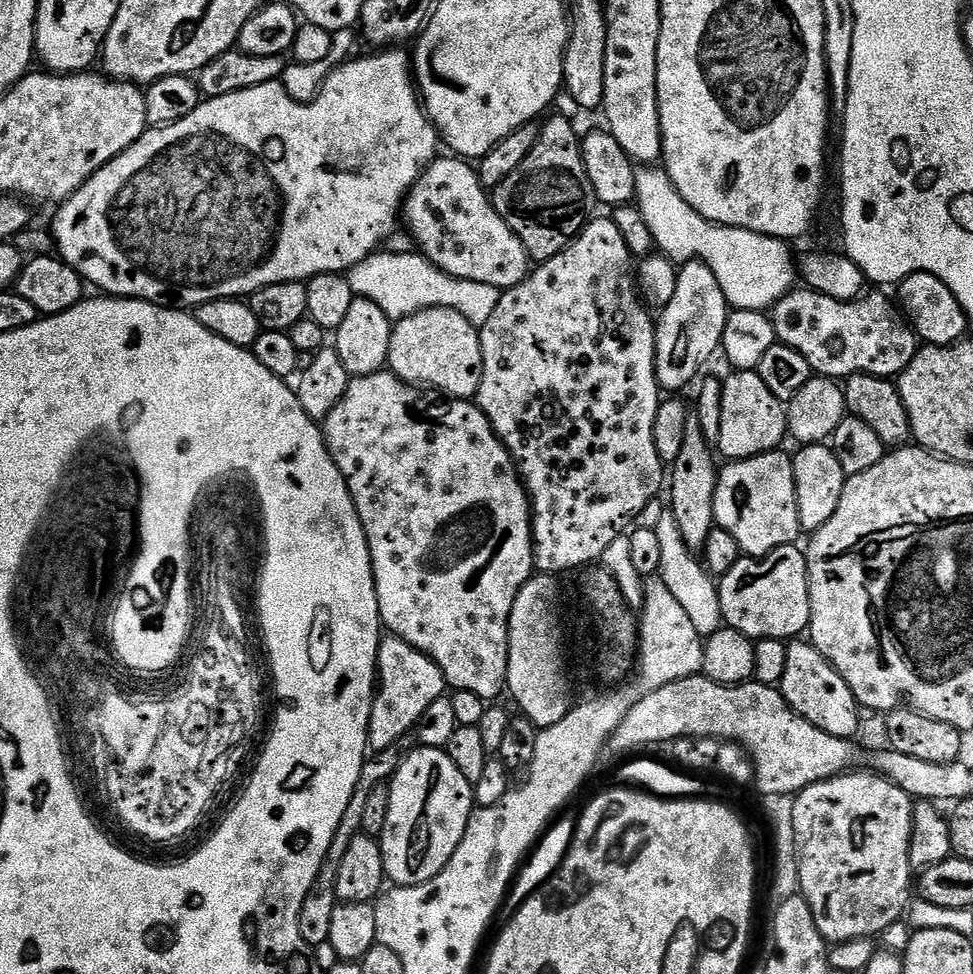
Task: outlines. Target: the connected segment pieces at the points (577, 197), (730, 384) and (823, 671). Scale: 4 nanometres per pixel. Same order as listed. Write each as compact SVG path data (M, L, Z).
M551 116L543 121L532 153L491 193L496 213L518 234L529 257L536 262L554 258L554 254L572 243L593 219L592 207L598 204L586 174L581 133L576 133L566 117Z
M736 370L723 377L722 422L718 447L725 461L748 460L764 452L775 452L788 436L788 410L785 401L774 398L762 382L759 371Z
M796 638L788 644L786 650L786 670L779 682L779 689L786 703L806 722L826 730L843 740L853 739L860 731L860 705L856 703L846 678L834 670L834 666L810 642L803 644L803 639Z

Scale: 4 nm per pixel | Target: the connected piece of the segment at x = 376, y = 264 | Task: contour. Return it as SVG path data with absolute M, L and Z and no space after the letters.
M377 250L367 256L358 266L354 266L347 273L350 290L353 297L374 302L374 306L382 309L382 314L390 321L410 318L410 314L421 312L427 308L449 308L458 310L466 322L481 328L494 314L498 307L501 289L486 286L486 282L470 282L466 278L454 278L438 266L434 266L419 251L412 252L384 252Z

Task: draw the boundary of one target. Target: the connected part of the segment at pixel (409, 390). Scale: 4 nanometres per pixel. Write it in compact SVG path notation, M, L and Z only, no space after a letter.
M385 370L351 377L346 386L346 394L342 394L334 410L330 410L330 414L322 421L322 431L332 461L348 480L348 489L354 498L358 518L366 530L376 579L381 625L391 635L402 638L407 644L429 656L442 670L445 681L453 689L470 690L470 694L478 694L478 698L486 702L495 701L492 699L499 692L505 691L508 682L508 619L512 613L514 598L518 598L522 586L534 575L534 565L528 493L524 490L512 457L508 455L503 442L497 438L486 414L472 400L438 398L435 391L421 390L417 385L399 380L393 372Z

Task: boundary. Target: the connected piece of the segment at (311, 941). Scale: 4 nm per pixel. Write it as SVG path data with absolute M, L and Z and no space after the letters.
M393 746L381 752L369 755L362 766L362 774L358 778L358 786L354 786L354 794L350 798L350 806L346 806L346 814L342 814L342 822L338 822L338 830L334 834L334 842L330 842L328 859L322 862L318 878L306 894L306 902L302 902L302 910L298 914L298 934L302 934L305 944L315 946L328 942L330 938L330 922L334 918L334 910L338 903L336 898L336 879L338 878L338 866L342 866L342 858L350 842L355 836L361 835L362 813L366 807L366 798L370 798L370 790L374 786L391 781L400 768L400 761L404 759L406 752L400 746Z

